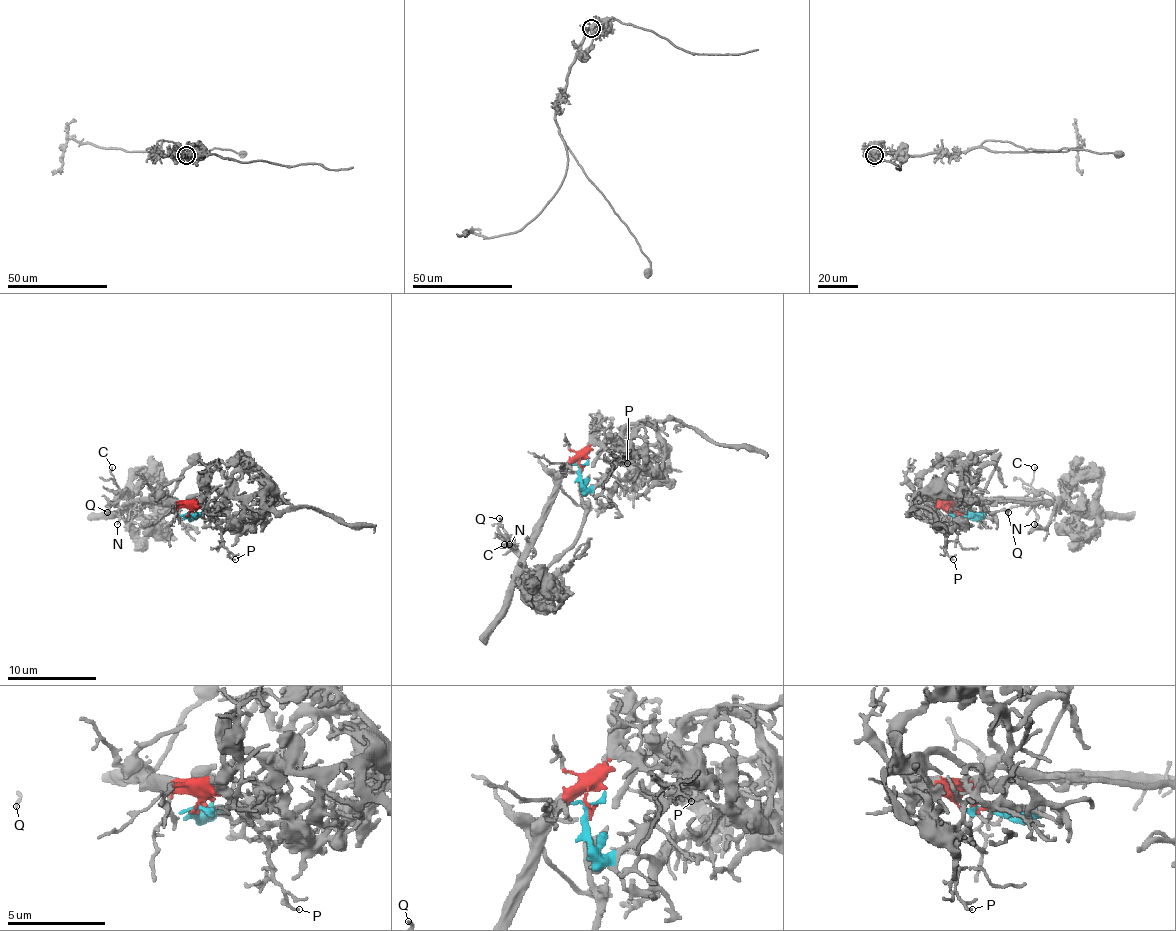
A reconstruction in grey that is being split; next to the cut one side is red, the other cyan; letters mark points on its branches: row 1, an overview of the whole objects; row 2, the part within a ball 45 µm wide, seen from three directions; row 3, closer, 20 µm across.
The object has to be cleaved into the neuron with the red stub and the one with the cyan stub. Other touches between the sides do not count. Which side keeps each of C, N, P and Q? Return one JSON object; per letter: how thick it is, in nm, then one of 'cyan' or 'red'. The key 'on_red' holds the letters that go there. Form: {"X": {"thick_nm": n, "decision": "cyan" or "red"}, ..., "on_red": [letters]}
{"C": {"thick_nm": 110, "decision": "red"}, "N": {"thick_nm": 80, "decision": "red"}, "P": {"thick_nm": 90, "decision": "red"}, "Q": {"thick_nm": 160, "decision": "red"}, "on_red": ["C", "N", "P", "Q"]}

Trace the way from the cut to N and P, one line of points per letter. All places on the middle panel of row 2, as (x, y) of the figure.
N: (581, 467), (581, 456), (565, 472), (534, 545), (523, 563), (510, 545)
P: (581, 467), (578, 461), (594, 445), (601, 445), (627, 463)

